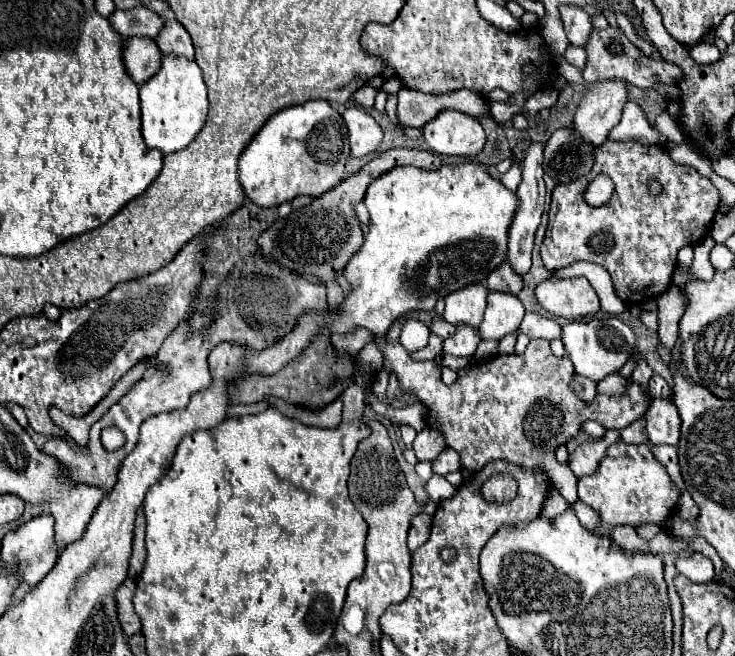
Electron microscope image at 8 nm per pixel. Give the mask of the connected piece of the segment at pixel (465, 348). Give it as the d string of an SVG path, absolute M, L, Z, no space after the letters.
M458 325L456 335L444 341L444 355L456 355L456 357L472 357L480 337L476 329L470 329L468 325Z

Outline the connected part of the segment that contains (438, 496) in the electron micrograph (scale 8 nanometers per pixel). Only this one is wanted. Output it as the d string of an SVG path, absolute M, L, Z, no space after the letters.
M434 475L434 477L426 483L426 491L430 493L430 497L432 497L434 503L440 503L442 499L450 499L450 497L454 497L454 495L458 493L458 487L450 485L444 477Z

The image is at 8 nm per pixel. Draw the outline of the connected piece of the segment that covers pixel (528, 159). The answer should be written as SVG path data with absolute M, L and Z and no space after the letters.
M534 143L526 151L524 157L524 169L522 169L522 183L516 189L518 197L518 209L514 213L512 225L508 229L508 263L514 269L516 275L526 275L530 271L530 253L534 245L534 233L540 225L540 215L544 209L544 179L542 179L542 151L544 147Z

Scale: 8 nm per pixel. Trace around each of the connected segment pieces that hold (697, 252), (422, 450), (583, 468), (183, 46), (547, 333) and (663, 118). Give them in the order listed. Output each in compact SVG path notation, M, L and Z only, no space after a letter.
M706 233L696 245L694 245L694 263L690 267L680 267L682 271L692 271L696 277L708 281L716 273L716 269L710 263L710 251L714 247L714 239L710 233Z
M426 425L414 439L414 453L418 461L434 461L444 449L446 449L446 441L444 441L444 433L440 433L438 429L432 429L430 425Z
M606 431L604 439L602 441L590 441L590 443L584 443L580 445L576 451L574 451L574 457L570 461L570 469L574 471L576 477L582 477L582 475L590 475L596 471L598 463L600 463L600 457L606 455L606 449L616 443L620 439L620 431Z
M168 19L164 23L164 29L156 37L156 43L162 53L176 53L178 57L194 59L192 39L190 39L188 31L176 19Z
M526 313L524 321L520 325L520 331L526 333L530 339L552 341L552 339L560 339L562 327L554 319L546 319L538 313Z
M668 112L661 113L656 122L654 123L654 129L664 135L666 139L672 139L674 143L684 143L687 139L684 139L684 135L680 133L678 123L670 117Z

